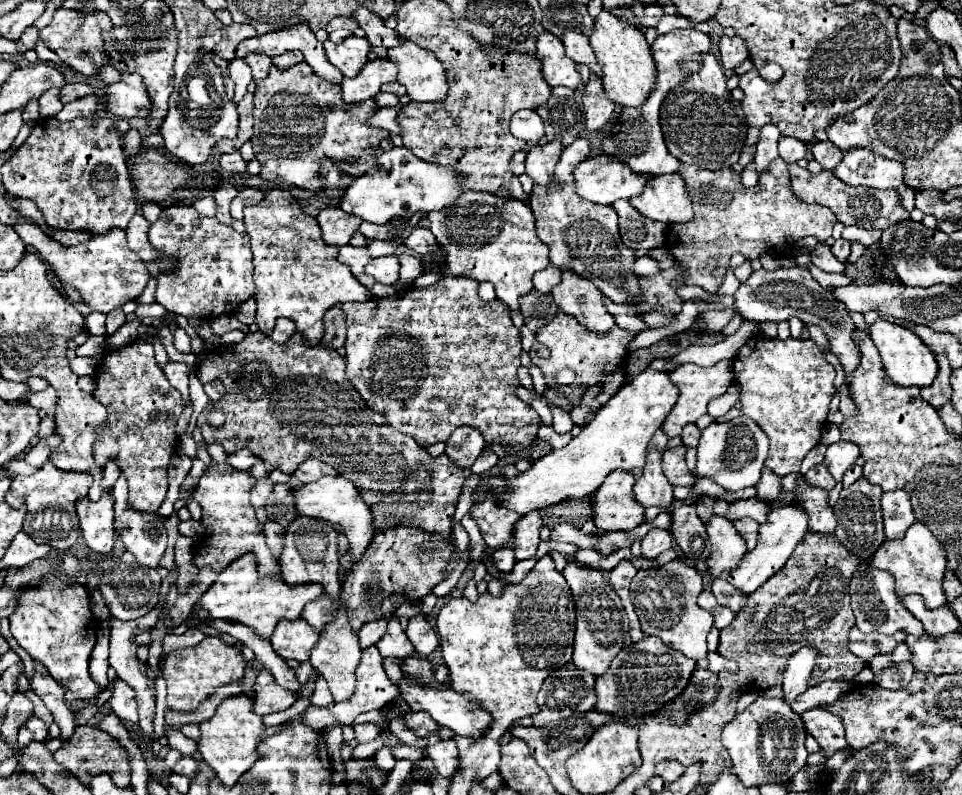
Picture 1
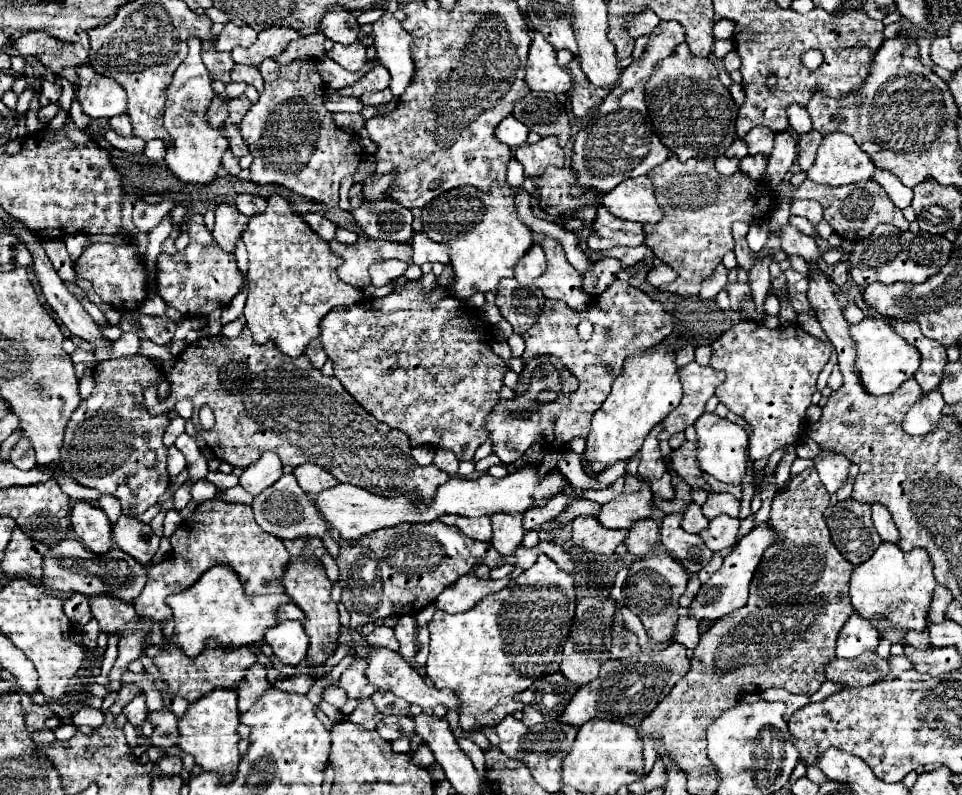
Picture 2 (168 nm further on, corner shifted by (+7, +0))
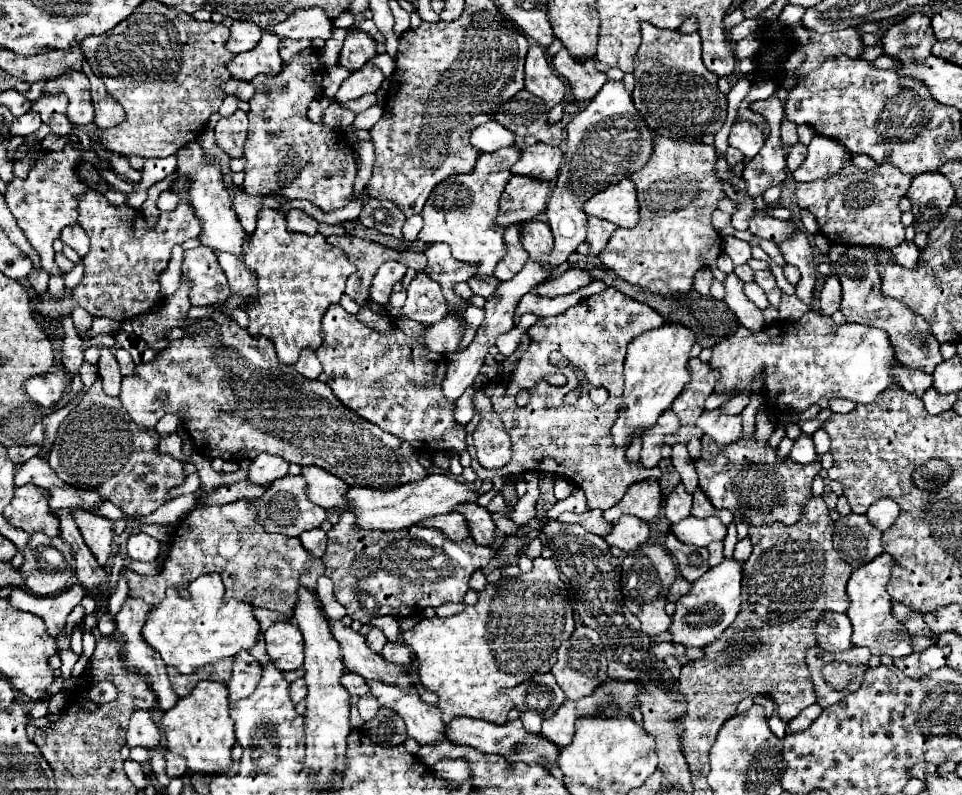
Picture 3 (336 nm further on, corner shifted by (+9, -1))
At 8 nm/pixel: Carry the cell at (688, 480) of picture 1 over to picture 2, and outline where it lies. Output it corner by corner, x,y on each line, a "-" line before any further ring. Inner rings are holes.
684,441
682,447
670,453
670,465
678,477
682,477
690,487
710,489
708,483
702,479
702,471
696,465
696,443

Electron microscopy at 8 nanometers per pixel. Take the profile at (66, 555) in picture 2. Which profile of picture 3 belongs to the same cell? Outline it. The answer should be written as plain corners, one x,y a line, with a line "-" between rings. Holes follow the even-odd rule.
30,534
28,544
22,554
24,554
24,564
20,566
20,572
26,580
26,588
32,594
52,596
74,582
74,558
72,558
70,546
60,536
46,538
44,534

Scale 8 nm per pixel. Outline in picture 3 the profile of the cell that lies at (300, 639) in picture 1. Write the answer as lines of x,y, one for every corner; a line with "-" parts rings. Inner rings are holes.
276,622
264,632
270,660
280,672
296,670
304,664
302,632
294,622

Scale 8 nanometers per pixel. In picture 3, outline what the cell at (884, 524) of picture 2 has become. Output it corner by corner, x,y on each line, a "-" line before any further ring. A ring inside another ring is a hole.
882,498
882,500
874,502
874,504
868,508
866,516
868,516
868,520
870,520
880,532
884,532
884,530
888,530
888,528
894,524
894,520
898,518
898,504
896,504
894,500
890,500
890,498

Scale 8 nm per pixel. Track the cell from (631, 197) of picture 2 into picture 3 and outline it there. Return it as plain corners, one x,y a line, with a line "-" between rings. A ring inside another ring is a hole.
622,178
618,184
594,194
582,210
588,216
612,222
618,228
634,228
638,222
638,200
634,184
630,184
628,178

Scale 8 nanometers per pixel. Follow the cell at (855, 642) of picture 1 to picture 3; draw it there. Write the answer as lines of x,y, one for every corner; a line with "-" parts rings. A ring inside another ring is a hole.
824,614
816,624
816,642
820,648
826,648
828,652
842,652
852,648
850,636
852,624
846,614
-
828,620
834,620
836,628
832,628

